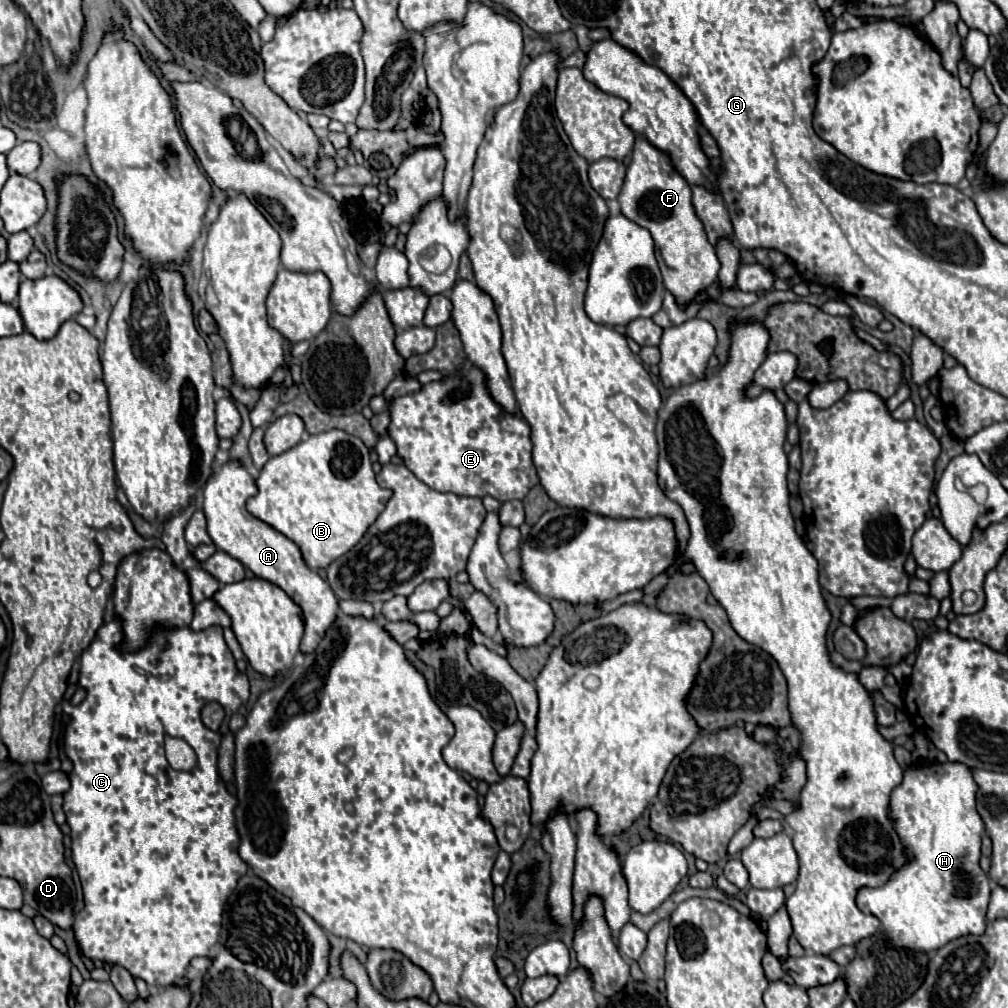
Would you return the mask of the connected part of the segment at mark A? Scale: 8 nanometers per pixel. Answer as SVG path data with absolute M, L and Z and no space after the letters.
M228 460L220 466L218 472L212 472L202 490L202 510L208 522L208 534L216 548L242 562L258 578L280 586L302 608L306 632L300 650L306 654L318 646L318 640L322 640L322 632L326 632L326 628L334 622L334 616L338 612L338 598L330 590L328 582L318 572L306 566L300 548L290 538L286 538L272 526L266 526L262 520L254 518L246 510L246 500L256 492L256 480L240 460Z

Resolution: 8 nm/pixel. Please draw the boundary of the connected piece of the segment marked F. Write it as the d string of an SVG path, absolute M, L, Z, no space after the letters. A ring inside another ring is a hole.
M638 136L618 202L622 214L628 220L636 222L652 234L664 286L676 296L680 306L686 306L700 290L716 282L720 270L716 250L706 240L706 234L702 232L702 222L698 220L690 198L690 186L672 168L668 156L656 150L646 138Z

